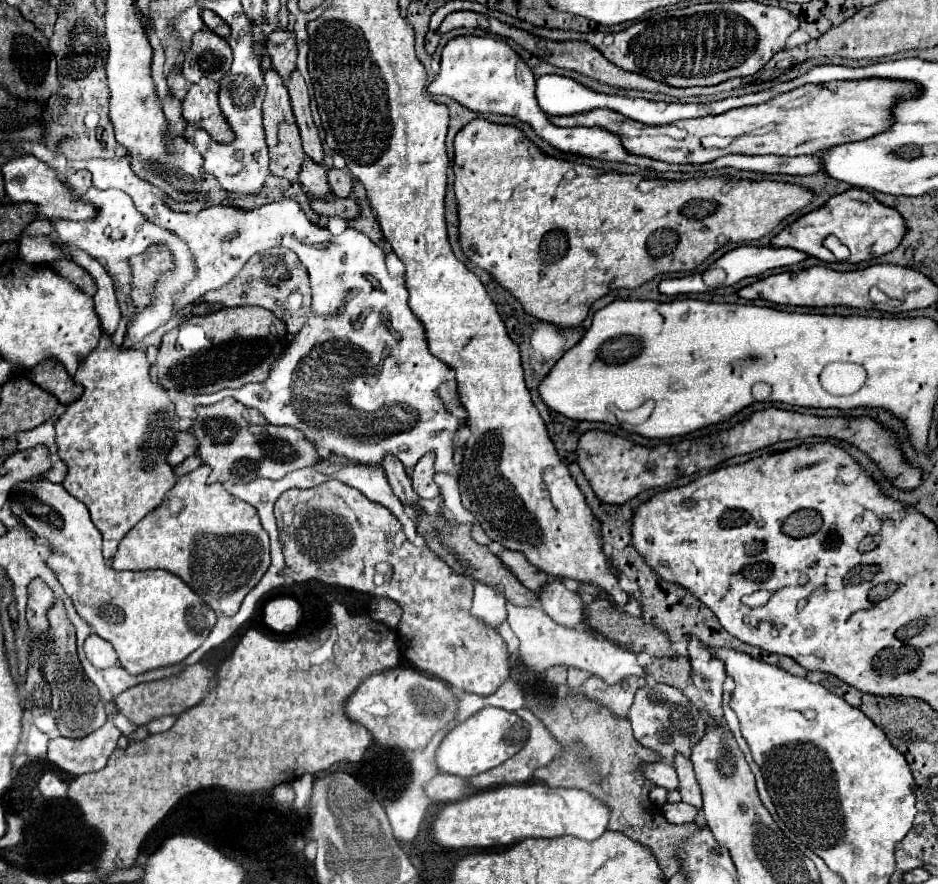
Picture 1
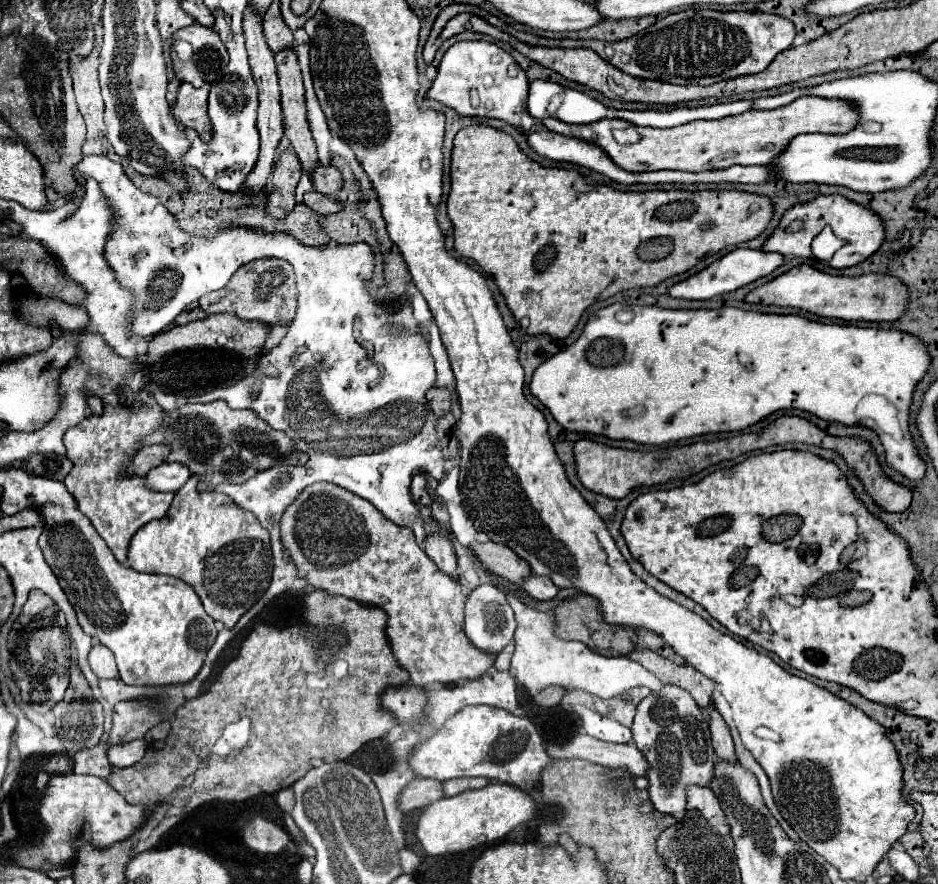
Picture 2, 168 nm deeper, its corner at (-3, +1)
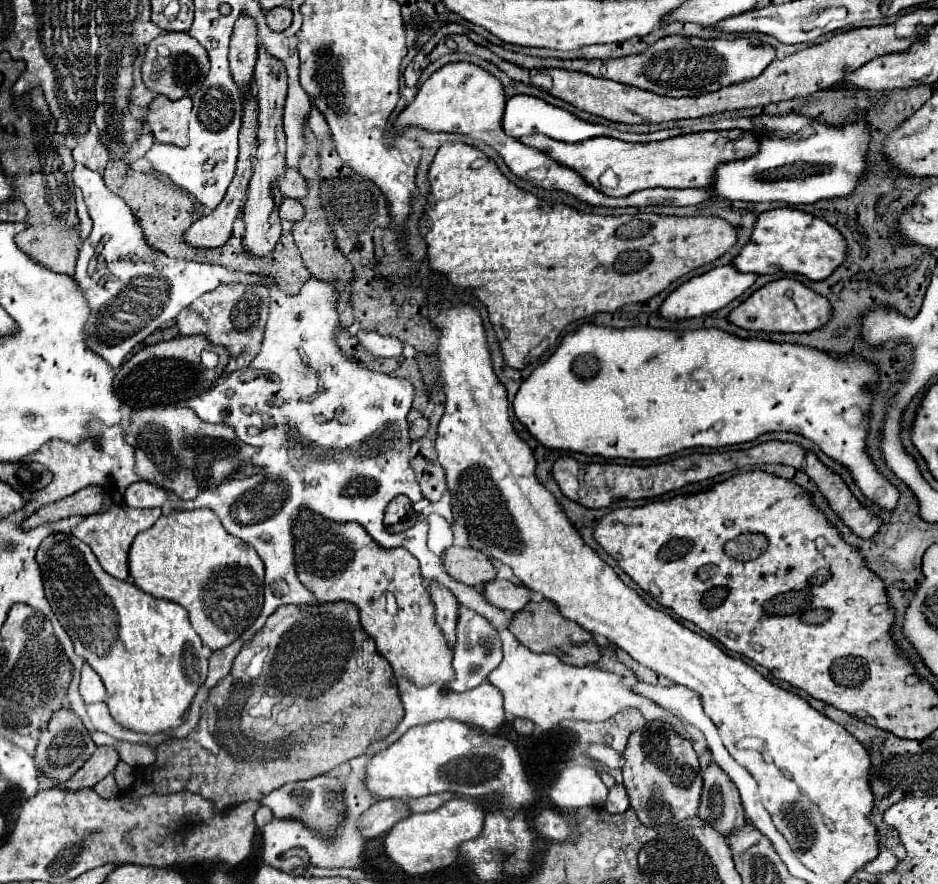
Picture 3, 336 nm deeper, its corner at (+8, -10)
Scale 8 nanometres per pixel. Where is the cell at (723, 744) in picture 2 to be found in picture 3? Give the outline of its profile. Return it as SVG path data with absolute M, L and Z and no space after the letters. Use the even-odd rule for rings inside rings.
M715 762L707 766L707 770L703 772L703 780L705 784L701 794L699 816L705 822L711 822L715 830L719 830L719 834L727 836L731 828L745 824L739 792Z

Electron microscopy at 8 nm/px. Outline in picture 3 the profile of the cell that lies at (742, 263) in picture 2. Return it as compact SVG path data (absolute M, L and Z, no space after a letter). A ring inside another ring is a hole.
M717 266L701 276L695 276L691 280L687 280L685 284L681 284L679 288L675 288L665 302L659 308L659 314L663 318L671 318L671 320L683 320L683 318L697 318L703 314L711 314L723 306L727 306L731 300L735 300L737 296L741 296L747 288L751 288L757 280L757 274L743 274L739 270L735 270L735 266Z

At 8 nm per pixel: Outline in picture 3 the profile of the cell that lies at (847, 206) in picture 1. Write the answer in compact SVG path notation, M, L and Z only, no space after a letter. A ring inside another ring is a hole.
M777 208L759 214L751 242L737 254L733 266L741 272L803 274L809 280L825 280L847 260L847 240L835 226L797 208Z

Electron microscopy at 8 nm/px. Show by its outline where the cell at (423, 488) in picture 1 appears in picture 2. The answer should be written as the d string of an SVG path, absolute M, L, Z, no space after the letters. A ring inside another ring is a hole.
M416 475L414 479L412 479L412 485L410 485L410 495L412 495L412 501L416 503L416 505L432 505L432 499L430 499L430 495L428 495L428 491L426 491L426 477L424 475Z

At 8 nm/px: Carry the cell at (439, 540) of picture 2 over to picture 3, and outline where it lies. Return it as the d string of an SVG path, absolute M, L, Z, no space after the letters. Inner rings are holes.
M437 582L429 584L431 600L437 610L437 624L441 626L443 634L447 636L449 644L455 644L455 622L457 622L457 598L451 594L449 588L439 586Z

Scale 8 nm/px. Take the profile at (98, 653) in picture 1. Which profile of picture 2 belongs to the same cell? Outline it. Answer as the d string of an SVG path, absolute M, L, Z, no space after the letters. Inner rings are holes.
M96 643L88 655L92 671L98 675L98 679L116 679L118 677L118 667L114 663L114 655L110 649L102 647Z

